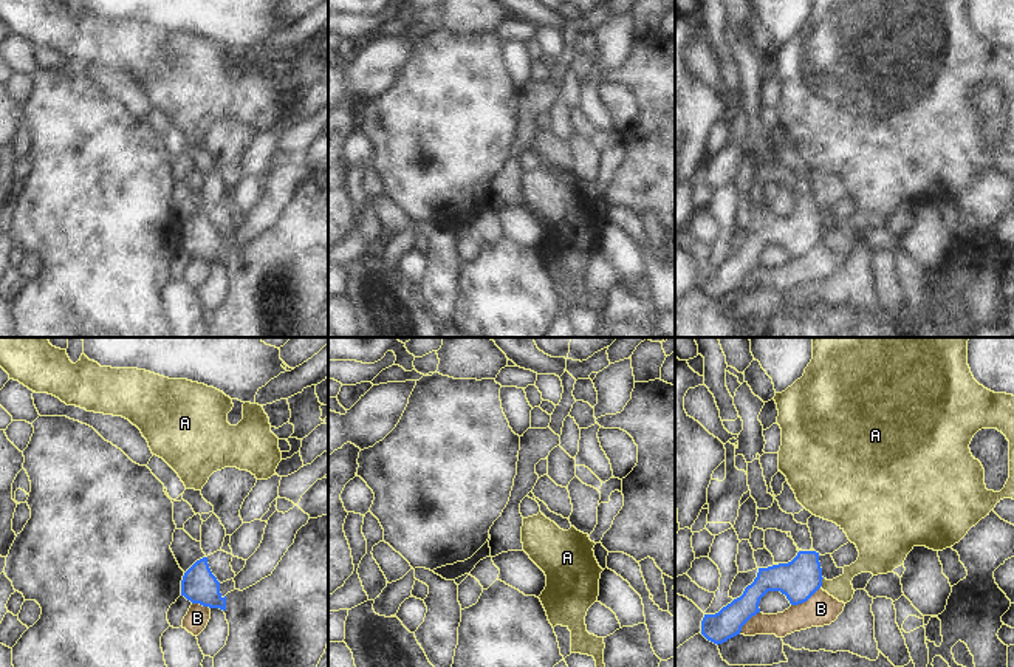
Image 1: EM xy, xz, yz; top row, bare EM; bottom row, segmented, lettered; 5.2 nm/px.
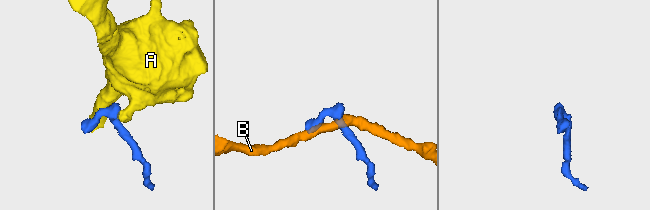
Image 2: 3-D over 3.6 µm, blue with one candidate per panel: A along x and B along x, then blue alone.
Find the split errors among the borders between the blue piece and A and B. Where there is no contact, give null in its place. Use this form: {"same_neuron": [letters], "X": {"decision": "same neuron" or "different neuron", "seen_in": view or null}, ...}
{"same_neuron": [], "A": {"decision": "different neuron", "seen_in": "yz"}, "B": {"decision": "different neuron", "seen_in": "yz"}}

